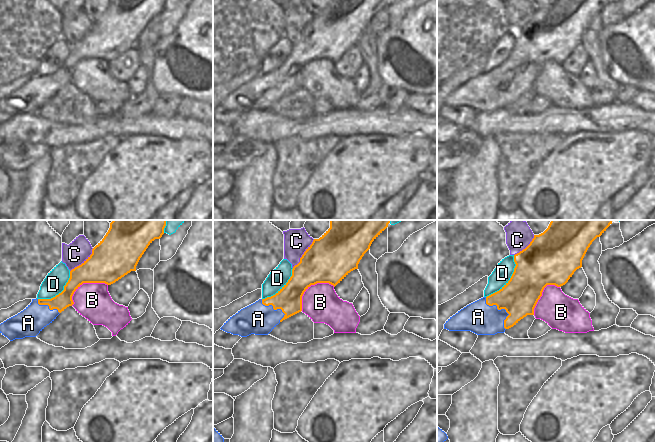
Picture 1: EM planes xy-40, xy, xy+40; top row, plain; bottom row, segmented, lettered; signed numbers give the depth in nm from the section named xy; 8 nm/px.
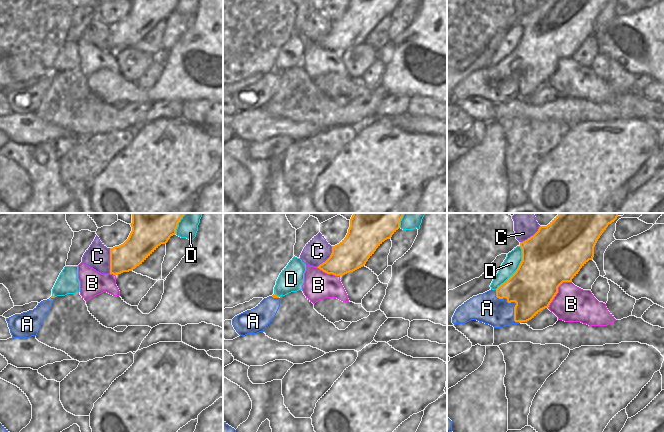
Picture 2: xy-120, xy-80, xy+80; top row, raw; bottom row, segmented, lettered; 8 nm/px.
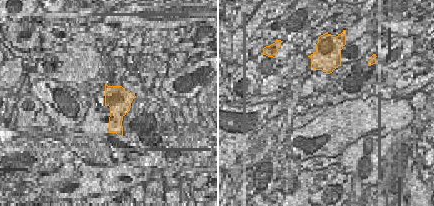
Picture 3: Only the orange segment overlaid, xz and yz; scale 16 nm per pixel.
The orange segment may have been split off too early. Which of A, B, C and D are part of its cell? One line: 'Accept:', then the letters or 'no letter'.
Accept: A

